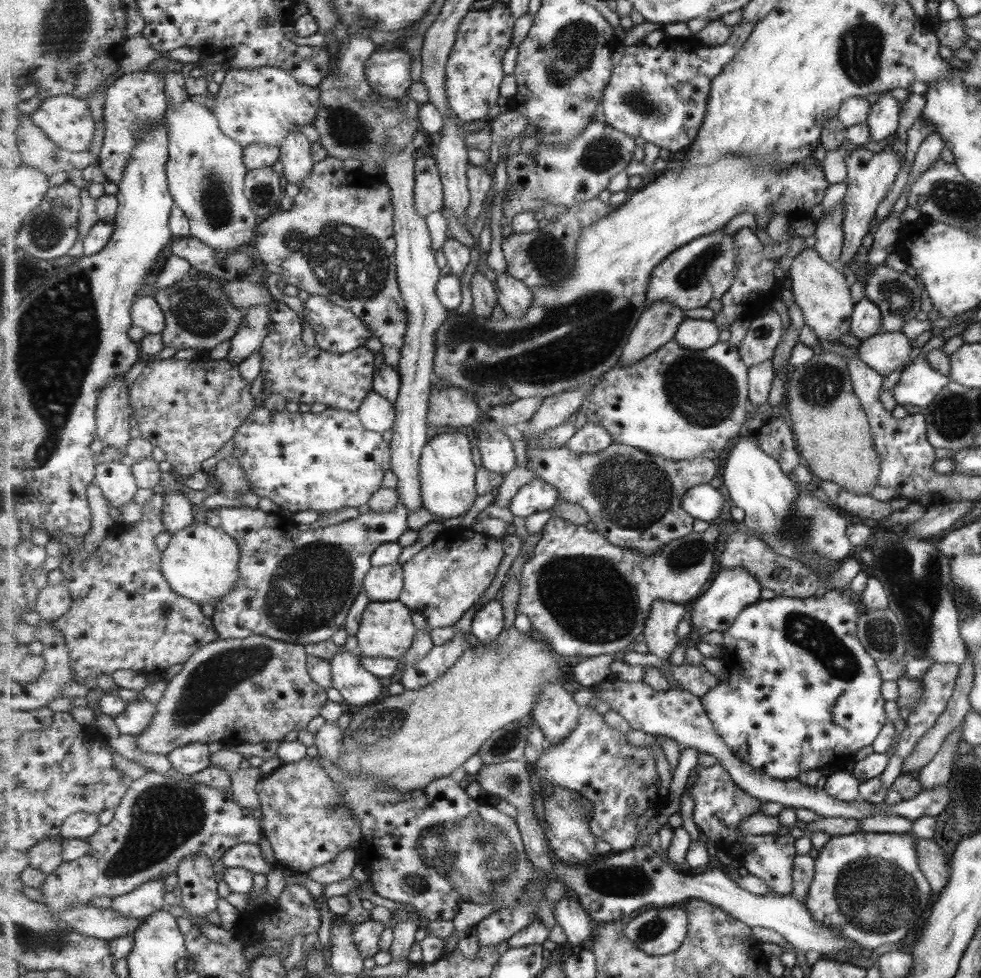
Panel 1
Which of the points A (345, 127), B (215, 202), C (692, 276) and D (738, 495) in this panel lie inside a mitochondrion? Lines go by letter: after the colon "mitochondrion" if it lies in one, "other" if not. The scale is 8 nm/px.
A: mitochondrion
B: mitochondrion
C: mitochondrion
D: other

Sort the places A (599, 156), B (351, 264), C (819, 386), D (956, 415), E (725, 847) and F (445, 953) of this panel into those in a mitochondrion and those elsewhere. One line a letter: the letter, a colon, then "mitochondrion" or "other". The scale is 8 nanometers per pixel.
A: mitochondrion
B: mitochondrion
C: mitochondrion
D: mitochondrion
E: other
F: other

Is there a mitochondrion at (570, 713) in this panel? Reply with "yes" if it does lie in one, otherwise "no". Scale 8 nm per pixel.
no

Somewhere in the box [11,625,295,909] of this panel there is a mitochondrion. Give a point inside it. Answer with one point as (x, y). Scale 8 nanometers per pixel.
(163, 817)

